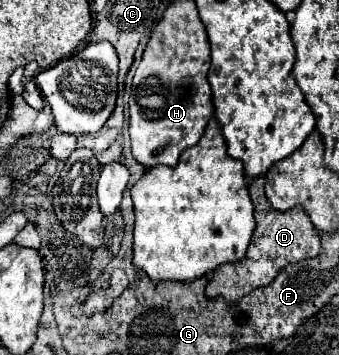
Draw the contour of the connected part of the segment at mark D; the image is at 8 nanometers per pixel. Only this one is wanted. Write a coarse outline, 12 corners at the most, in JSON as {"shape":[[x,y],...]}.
{"shape":[[248,189],[256,229],[238,263],[220,265],[208,297],[236,303],[286,263],[316,257],[320,235],[296,205],[274,211]]}

